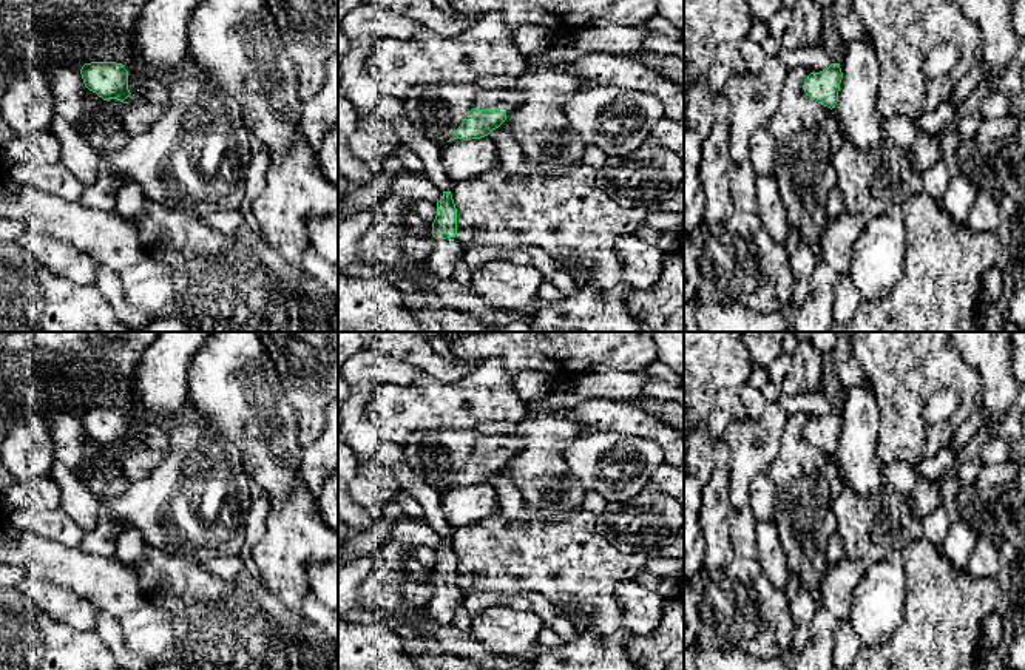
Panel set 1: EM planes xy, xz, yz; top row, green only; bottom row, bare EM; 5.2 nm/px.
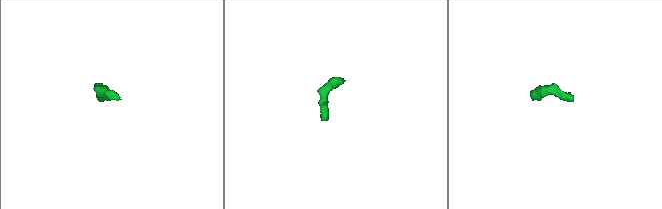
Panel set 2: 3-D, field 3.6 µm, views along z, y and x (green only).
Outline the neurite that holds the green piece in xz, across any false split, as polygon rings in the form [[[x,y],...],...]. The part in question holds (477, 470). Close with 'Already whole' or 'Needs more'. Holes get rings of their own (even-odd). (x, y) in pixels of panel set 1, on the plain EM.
[[[486,435],[475,446],[474,454],[466,460],[463,469],[455,475],[454,482],[448,486],[454,485],[480,485],[488,482],[492,475],[499,474],[506,462],[514,457],[517,452],[523,451],[528,446],[528,440],[516,435]]]. Needs more

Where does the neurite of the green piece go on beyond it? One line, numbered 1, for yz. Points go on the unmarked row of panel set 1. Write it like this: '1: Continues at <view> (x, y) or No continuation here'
1: No continuation here

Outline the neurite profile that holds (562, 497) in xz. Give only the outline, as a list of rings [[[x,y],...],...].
[[[560,412],[526,414],[516,423],[512,435],[526,438],[528,446],[506,466],[528,511],[556,519],[582,508],[587,491],[570,472],[563,454],[576,437],[588,431],[591,428]]]

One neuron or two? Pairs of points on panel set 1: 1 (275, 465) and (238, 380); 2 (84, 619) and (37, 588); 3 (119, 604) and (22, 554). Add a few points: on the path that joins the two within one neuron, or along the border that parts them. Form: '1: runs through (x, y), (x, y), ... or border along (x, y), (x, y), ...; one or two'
1: runs through (269, 443), (263, 423), (246, 402); one
2: runs through (73, 610), (48, 596); one
3: runs through (94, 579), (82, 571), (47, 559); one

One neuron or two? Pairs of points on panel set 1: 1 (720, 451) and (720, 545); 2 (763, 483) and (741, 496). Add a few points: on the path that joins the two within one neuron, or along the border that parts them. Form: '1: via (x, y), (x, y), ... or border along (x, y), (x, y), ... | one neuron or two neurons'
1: via (720, 474), (715, 491), (715, 522) | one neuron
2: border along (766, 473), (749, 488), (757, 522) | two neurons

